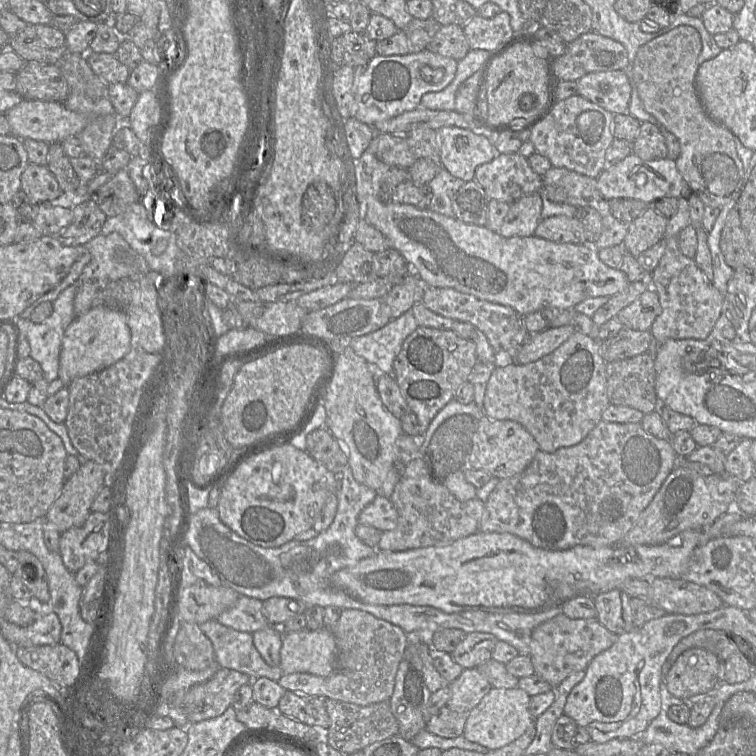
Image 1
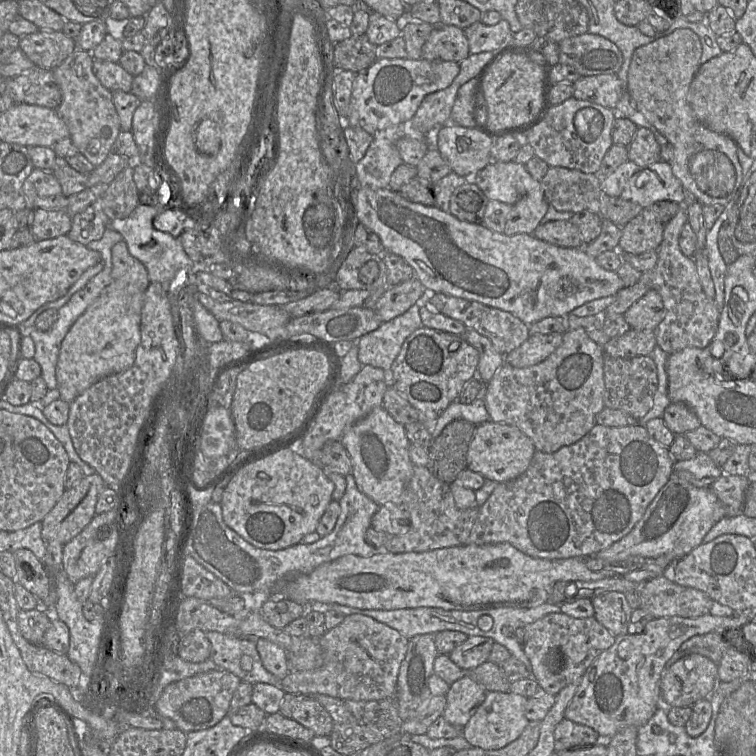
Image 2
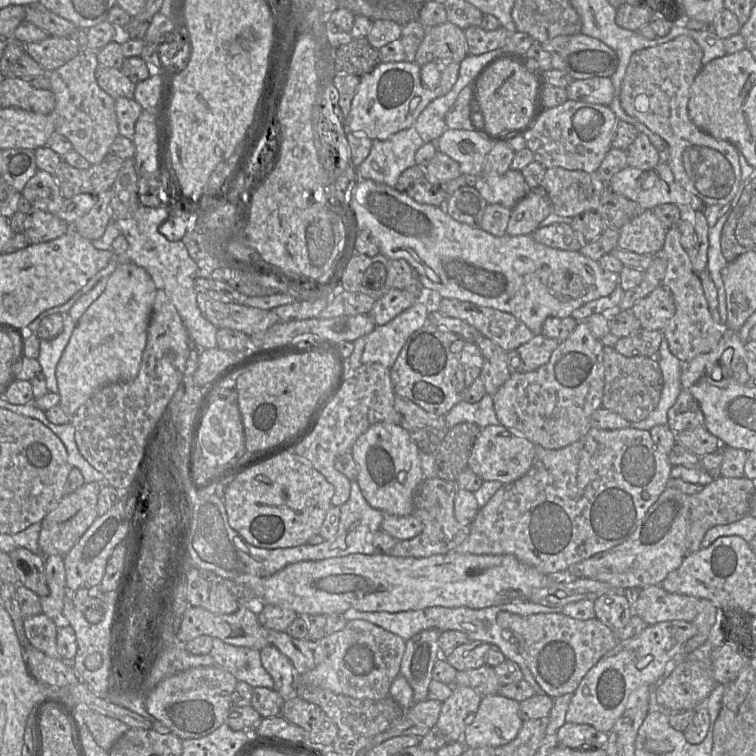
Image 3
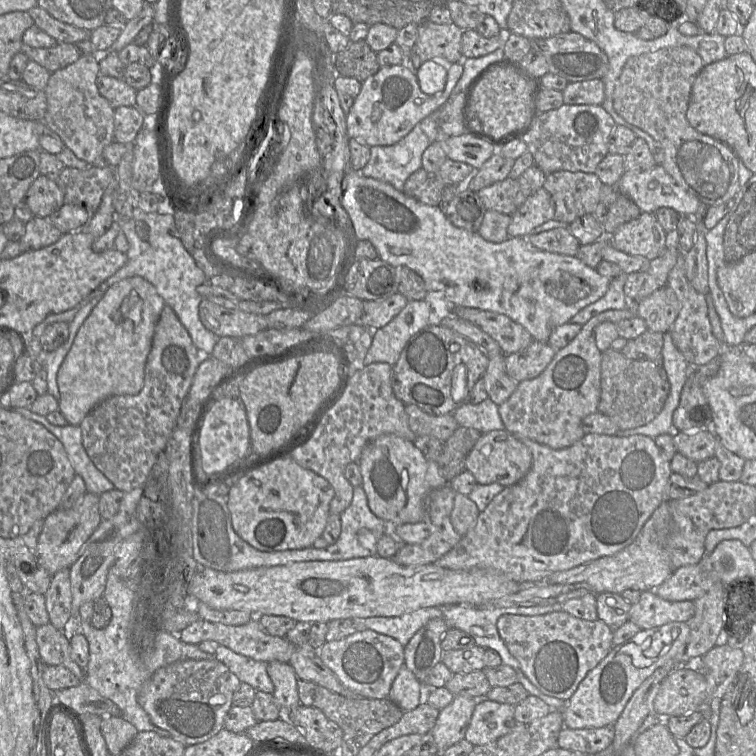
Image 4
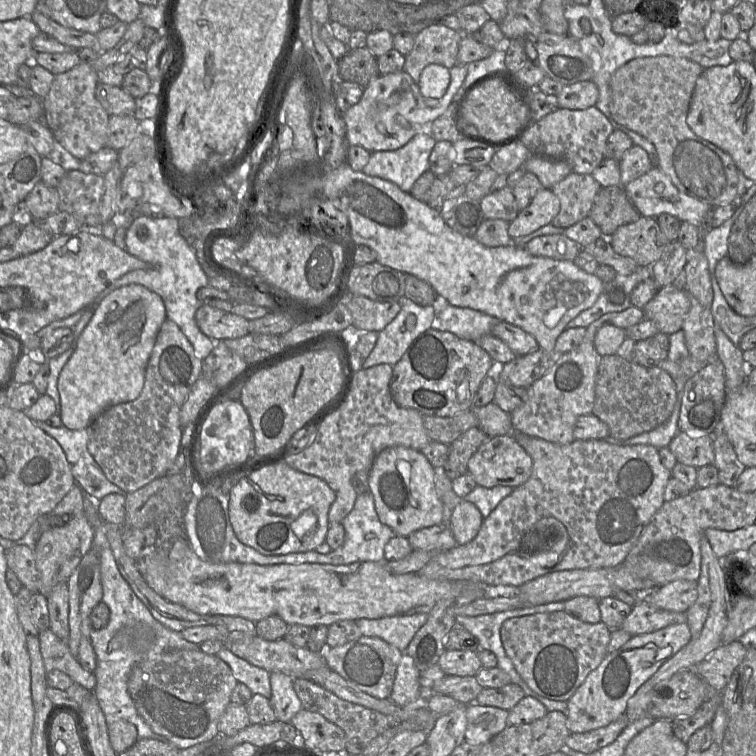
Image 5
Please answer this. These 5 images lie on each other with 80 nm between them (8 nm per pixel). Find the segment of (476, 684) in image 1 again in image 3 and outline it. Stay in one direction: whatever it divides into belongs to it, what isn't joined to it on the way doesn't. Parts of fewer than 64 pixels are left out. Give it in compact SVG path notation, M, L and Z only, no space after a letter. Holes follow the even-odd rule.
M453 686L453 692L442 703L436 727L447 743L462 741L464 731L475 718L483 696L467 686Z

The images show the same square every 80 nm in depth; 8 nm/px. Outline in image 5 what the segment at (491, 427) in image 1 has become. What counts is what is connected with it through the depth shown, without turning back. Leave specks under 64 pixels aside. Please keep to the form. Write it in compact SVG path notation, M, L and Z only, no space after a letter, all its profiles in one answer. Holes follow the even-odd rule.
M511 434L489 437L468 461L468 473L472 475L477 485L486 488L495 486L518 487L528 480L532 468L531 456Z

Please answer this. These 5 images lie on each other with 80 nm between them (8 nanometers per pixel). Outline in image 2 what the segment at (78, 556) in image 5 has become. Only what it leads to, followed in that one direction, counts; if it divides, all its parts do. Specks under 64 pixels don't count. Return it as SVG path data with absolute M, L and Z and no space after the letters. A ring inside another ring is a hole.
M96 472L83 476L69 489L42 520L42 539L45 543L59 541L65 545L77 536L96 515L98 495L106 486Z

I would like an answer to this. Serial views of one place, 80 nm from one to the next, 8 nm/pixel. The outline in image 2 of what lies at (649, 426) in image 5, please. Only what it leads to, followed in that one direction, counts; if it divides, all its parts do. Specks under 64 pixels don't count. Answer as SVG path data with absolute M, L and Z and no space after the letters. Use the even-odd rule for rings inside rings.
M604 354L604 405L622 410L636 420L641 420L653 407L658 388L656 363L651 355L634 358L614 358Z

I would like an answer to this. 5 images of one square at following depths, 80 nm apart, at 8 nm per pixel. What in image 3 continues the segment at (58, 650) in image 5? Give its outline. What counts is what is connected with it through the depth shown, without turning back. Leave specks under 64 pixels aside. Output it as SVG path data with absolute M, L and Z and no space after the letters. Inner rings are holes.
M43 612L31 617L26 617L23 622L24 632L36 649L42 651L51 658L64 660L64 663L74 670L73 659L66 659L57 650L57 623L45 615Z

